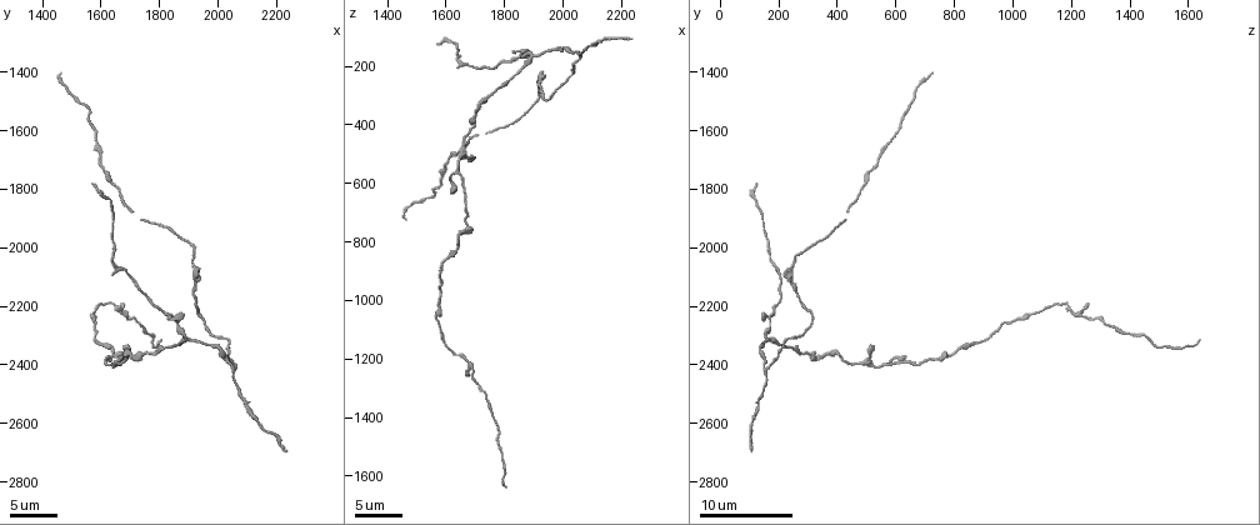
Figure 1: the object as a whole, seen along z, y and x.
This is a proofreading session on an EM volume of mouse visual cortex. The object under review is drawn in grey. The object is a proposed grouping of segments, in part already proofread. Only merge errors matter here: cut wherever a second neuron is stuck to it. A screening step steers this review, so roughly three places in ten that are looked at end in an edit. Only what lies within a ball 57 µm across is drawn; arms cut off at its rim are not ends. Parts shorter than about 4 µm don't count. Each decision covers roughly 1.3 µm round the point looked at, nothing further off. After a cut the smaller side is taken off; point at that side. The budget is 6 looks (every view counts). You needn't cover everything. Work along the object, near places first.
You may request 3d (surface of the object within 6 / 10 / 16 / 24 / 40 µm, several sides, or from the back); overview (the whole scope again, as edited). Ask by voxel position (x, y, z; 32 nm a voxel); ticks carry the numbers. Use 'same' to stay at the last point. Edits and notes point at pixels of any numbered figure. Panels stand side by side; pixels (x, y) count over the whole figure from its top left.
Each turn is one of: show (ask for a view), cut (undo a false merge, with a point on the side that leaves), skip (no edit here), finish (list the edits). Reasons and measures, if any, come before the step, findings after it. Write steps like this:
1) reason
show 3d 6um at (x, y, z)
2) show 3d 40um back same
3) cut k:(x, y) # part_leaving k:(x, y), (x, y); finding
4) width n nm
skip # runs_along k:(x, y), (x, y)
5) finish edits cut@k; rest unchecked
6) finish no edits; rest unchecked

calibre changes
show 3d 6um at (1760, 2290, 1390)

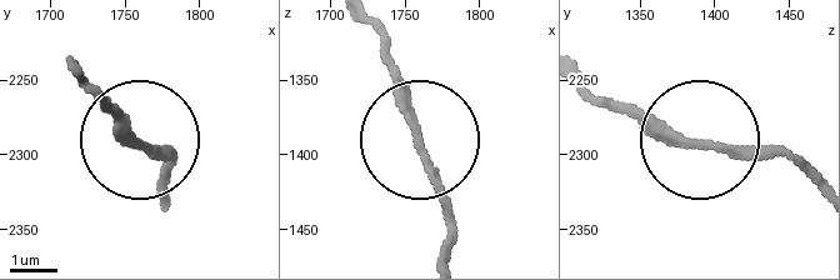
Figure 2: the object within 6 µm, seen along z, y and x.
show 3d 6um back at (1760, 2294, 1386)

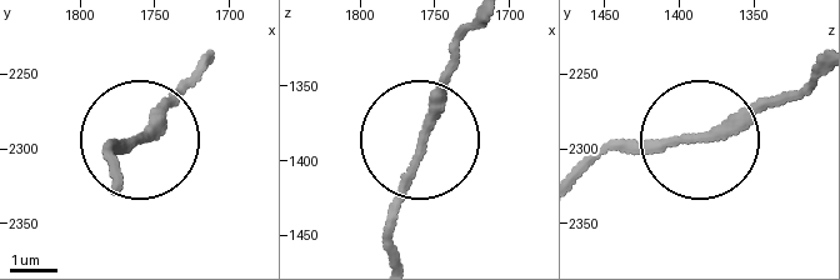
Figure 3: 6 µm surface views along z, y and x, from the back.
skip # runs_along 3:(196, 71), (136, 143), (105, 150); one neuron here

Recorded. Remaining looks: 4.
three-way junction
show 3d 6um at (1900, 2320, 160)

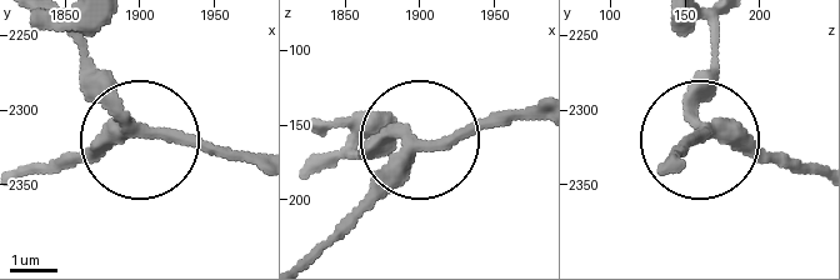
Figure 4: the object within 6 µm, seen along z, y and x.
other side
show 3d 6um back at (1902, 2314, 164)

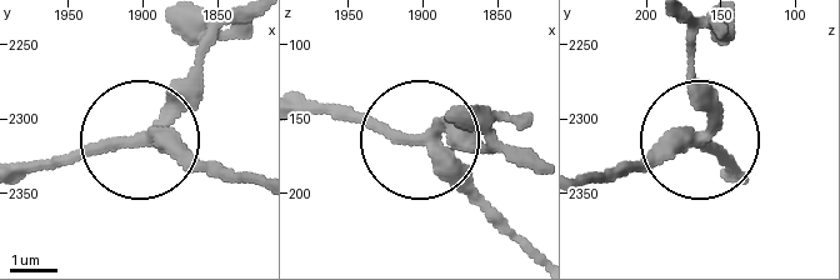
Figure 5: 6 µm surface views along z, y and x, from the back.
arms 3
skip # runs_along 5:(481, 199), (425, 135), (449, 128), (505, 151); all the same neuron

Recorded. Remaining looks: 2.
three-way junction
show 3d 16um at (2060, 2420, 160)

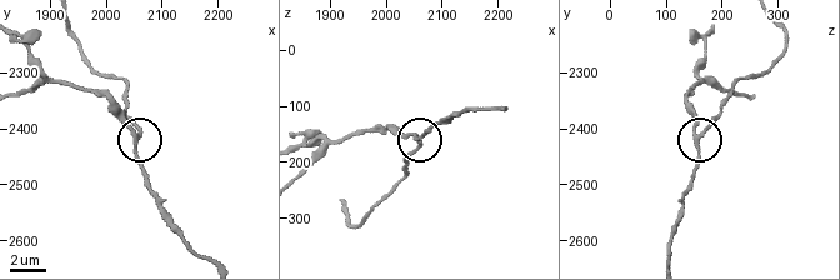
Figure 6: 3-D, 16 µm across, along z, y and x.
arms 3
skip # continuous, no second neuron

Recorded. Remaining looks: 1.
finish no edits; rest unchecked

